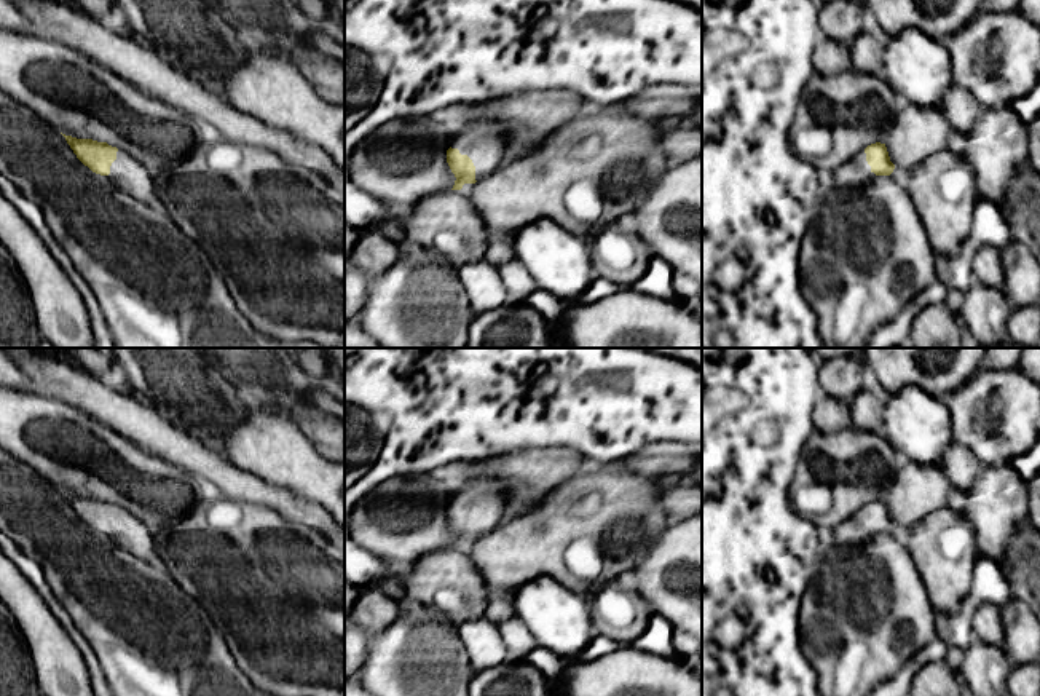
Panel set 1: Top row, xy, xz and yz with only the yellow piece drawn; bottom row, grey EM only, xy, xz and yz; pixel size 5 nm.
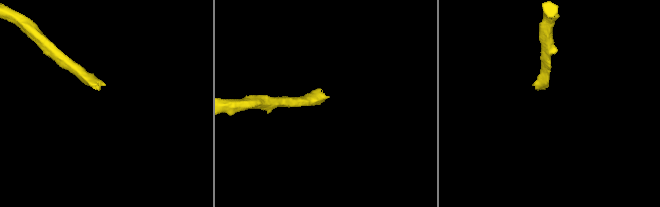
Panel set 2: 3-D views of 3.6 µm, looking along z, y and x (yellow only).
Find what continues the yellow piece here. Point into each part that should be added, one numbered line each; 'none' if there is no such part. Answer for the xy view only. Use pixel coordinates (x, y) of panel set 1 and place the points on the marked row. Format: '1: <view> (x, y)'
1: xy (126, 173)

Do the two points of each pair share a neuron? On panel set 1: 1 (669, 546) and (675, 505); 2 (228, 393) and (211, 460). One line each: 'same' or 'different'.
1: different
2: different

